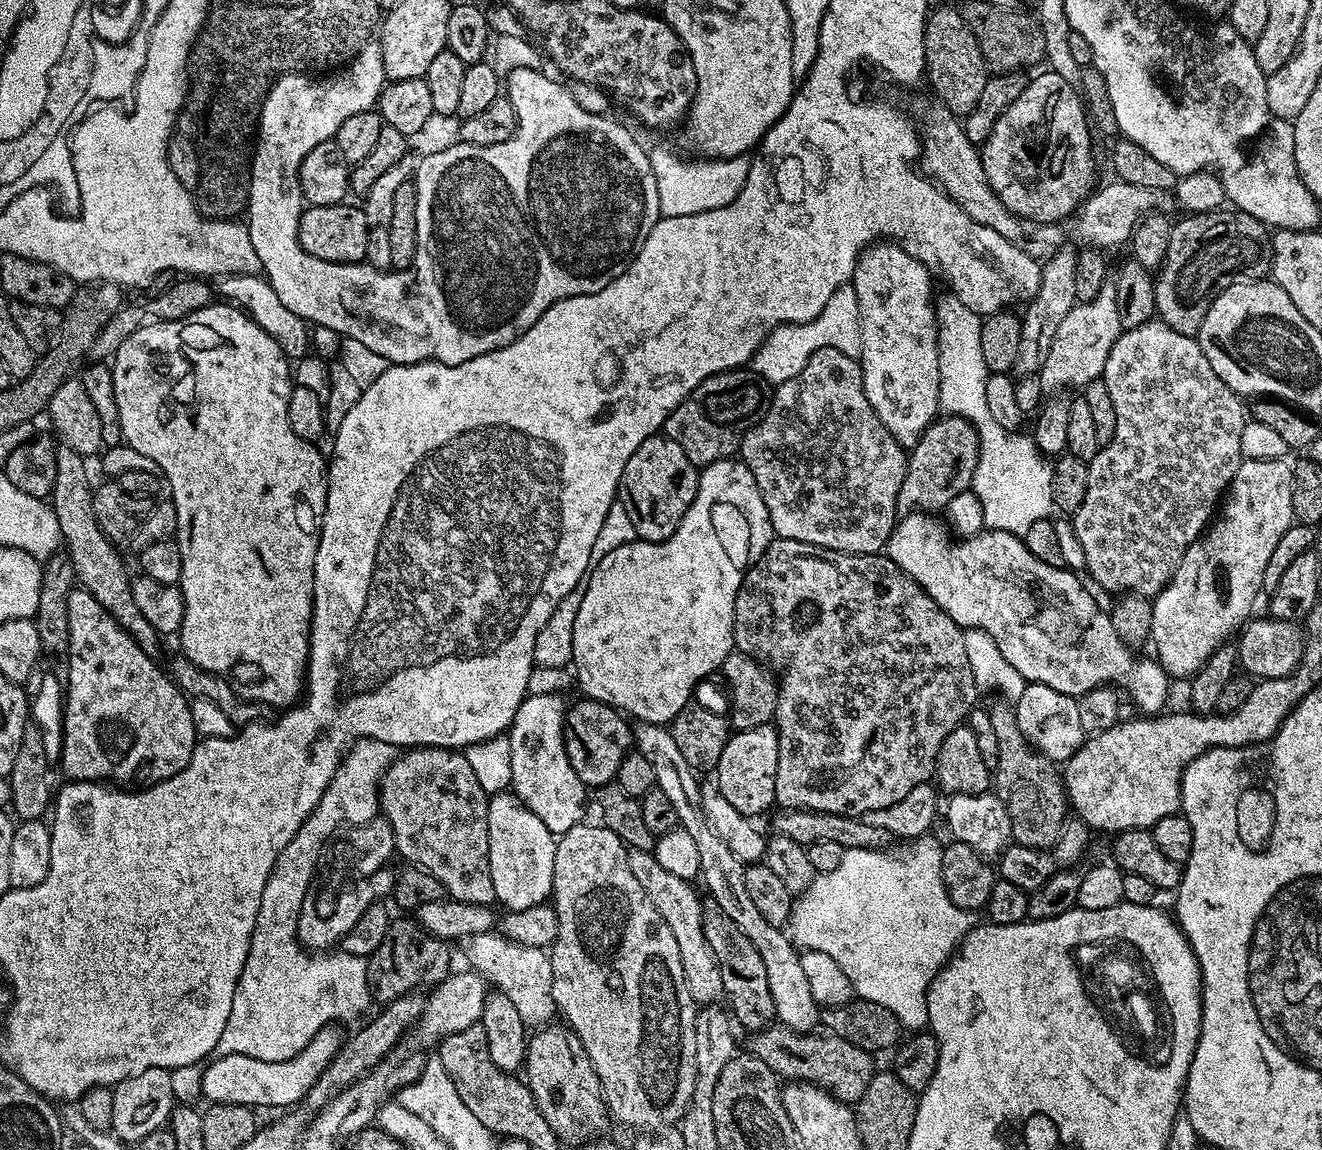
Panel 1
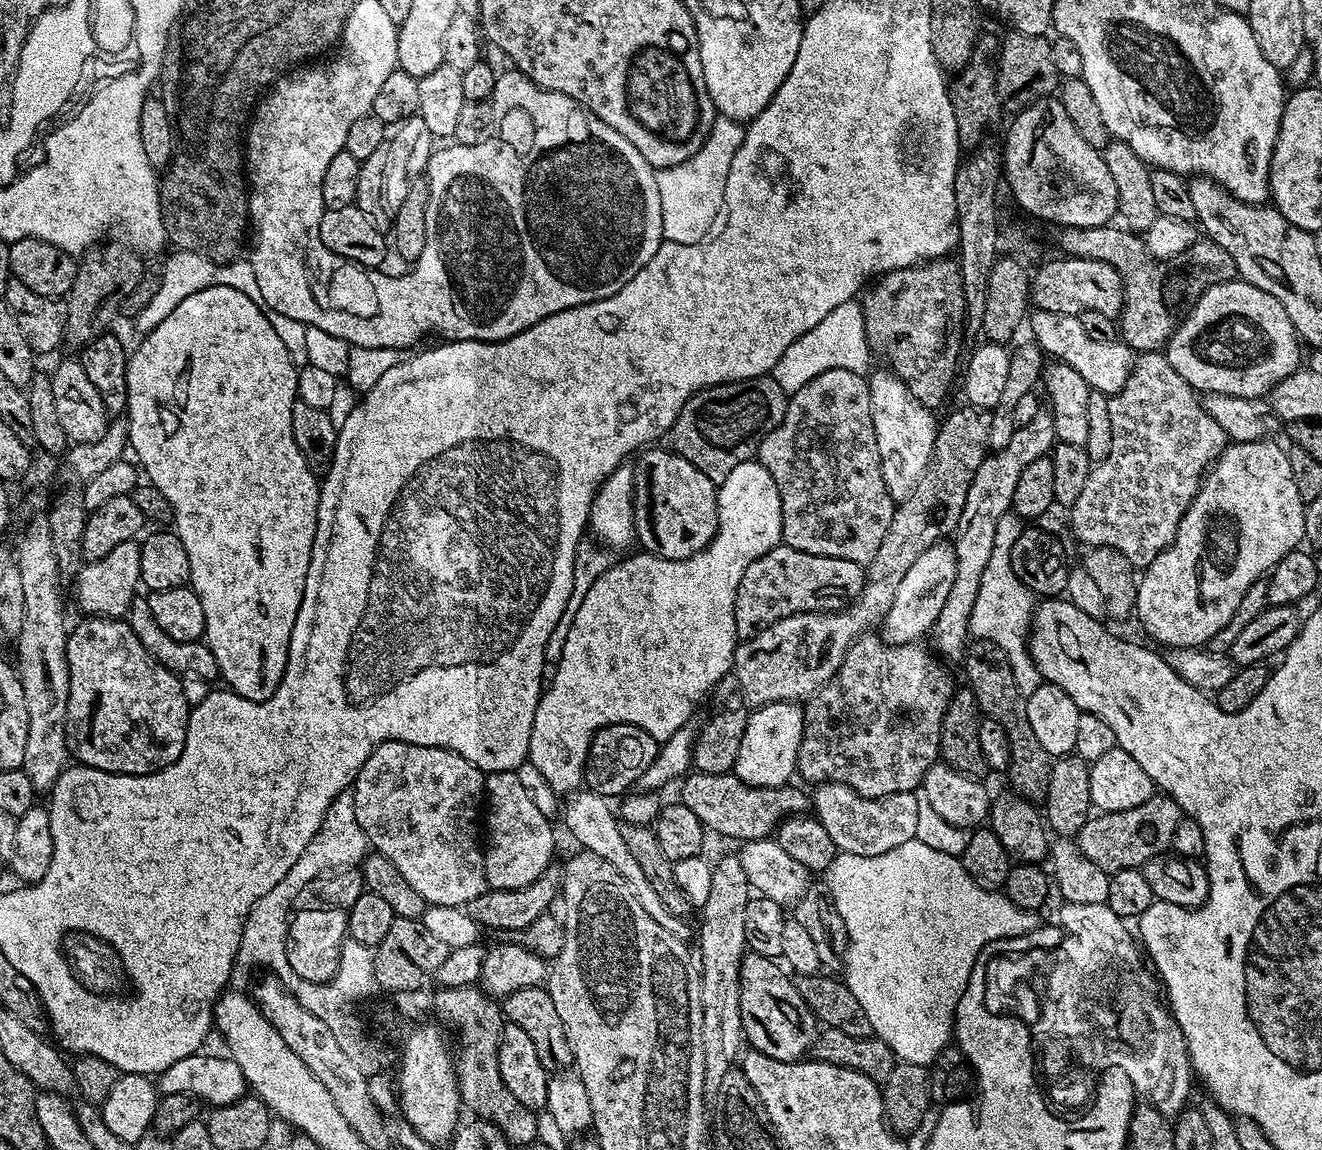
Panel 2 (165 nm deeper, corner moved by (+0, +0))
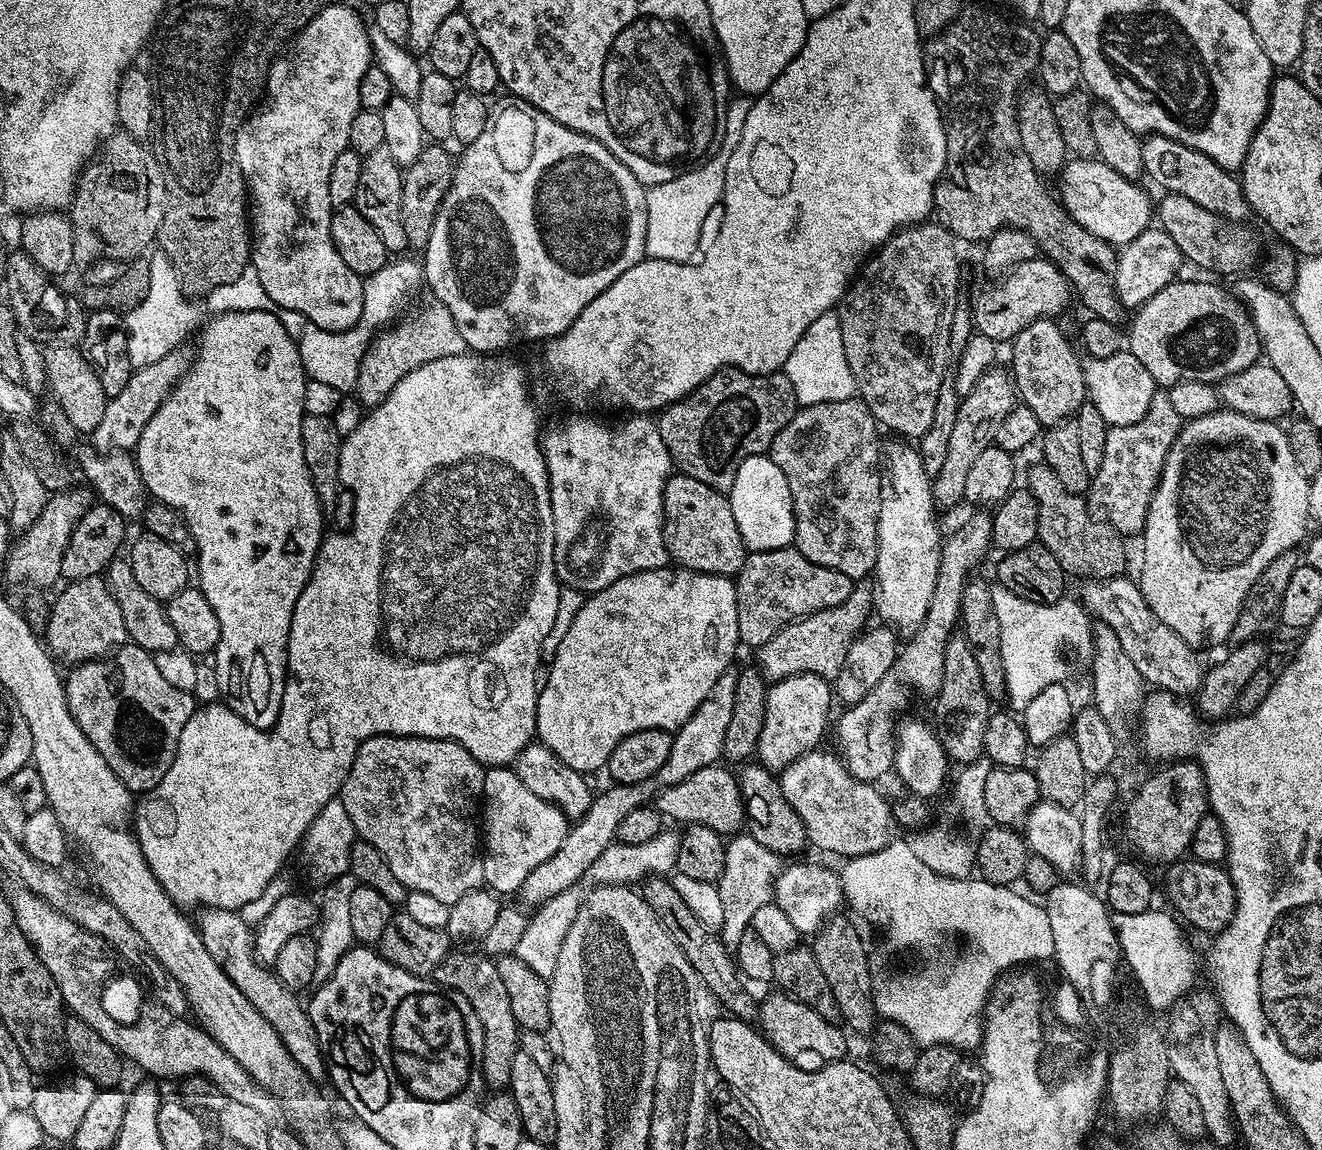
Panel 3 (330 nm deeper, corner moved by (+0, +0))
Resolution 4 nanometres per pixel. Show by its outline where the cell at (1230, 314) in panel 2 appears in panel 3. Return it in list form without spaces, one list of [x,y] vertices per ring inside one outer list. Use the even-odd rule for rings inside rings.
[[[1183,280],[1166,285],[1154,298],[1135,309],[1132,325],[1126,328],[1126,348],[1138,358],[1160,386],[1171,386],[1186,380],[1212,384],[1238,374],[1261,359],[1262,349],[1256,327],[1248,309],[1231,291],[1219,288],[1208,280]]]

